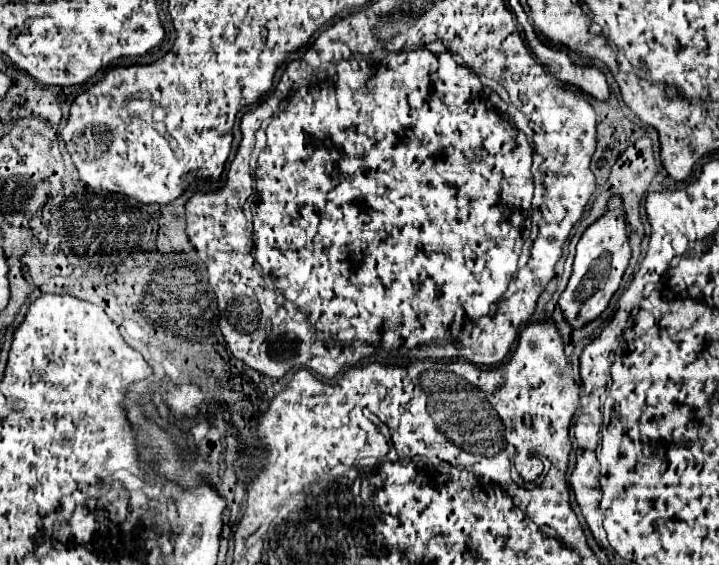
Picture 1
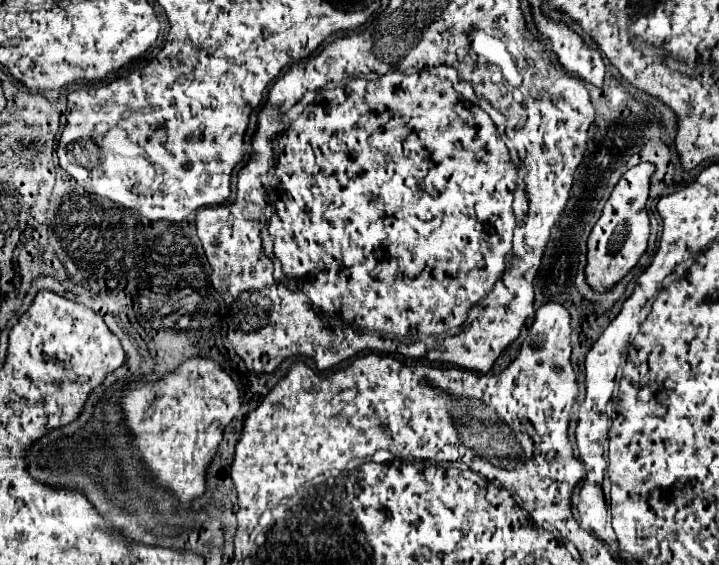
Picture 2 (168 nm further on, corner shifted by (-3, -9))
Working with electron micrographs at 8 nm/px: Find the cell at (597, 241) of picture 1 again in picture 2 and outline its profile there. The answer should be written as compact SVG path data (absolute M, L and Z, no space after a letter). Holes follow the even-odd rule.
M642 162L630 168L608 198L600 220L596 222L590 238L588 238L588 266L586 278L588 284L596 292L610 290L620 278L624 278L644 254L648 238L650 238L650 218L646 212L646 202L650 194L650 178L656 166L652 162Z

